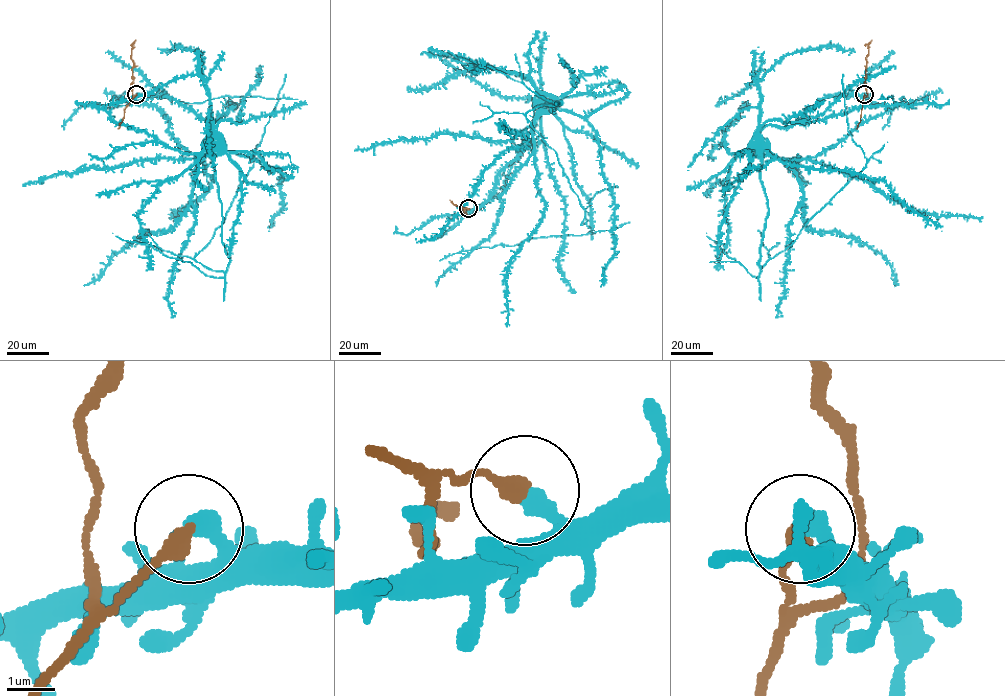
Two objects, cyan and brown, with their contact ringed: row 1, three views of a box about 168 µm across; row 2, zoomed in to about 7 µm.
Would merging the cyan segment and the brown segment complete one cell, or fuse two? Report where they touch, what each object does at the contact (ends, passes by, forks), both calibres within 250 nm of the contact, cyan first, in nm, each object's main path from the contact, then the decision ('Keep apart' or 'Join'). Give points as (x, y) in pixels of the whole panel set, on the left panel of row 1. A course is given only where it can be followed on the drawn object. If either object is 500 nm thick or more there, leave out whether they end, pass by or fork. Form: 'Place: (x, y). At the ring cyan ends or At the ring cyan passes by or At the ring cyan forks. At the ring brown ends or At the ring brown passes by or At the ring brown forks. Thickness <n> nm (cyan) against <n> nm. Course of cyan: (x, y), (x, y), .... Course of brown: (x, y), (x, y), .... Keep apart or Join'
Place: (136, 94). At the ring cyan ends. At the ring brown ends. Thickness 400 nm (cyan) against 380 nm. Course of cyan: (136, 94), (168, 95), (205, 119), (211, 131), (211, 148). Course of brown: (136, 94), (132, 97), (134, 62), (130, 56), (136, 39). Keep apart

